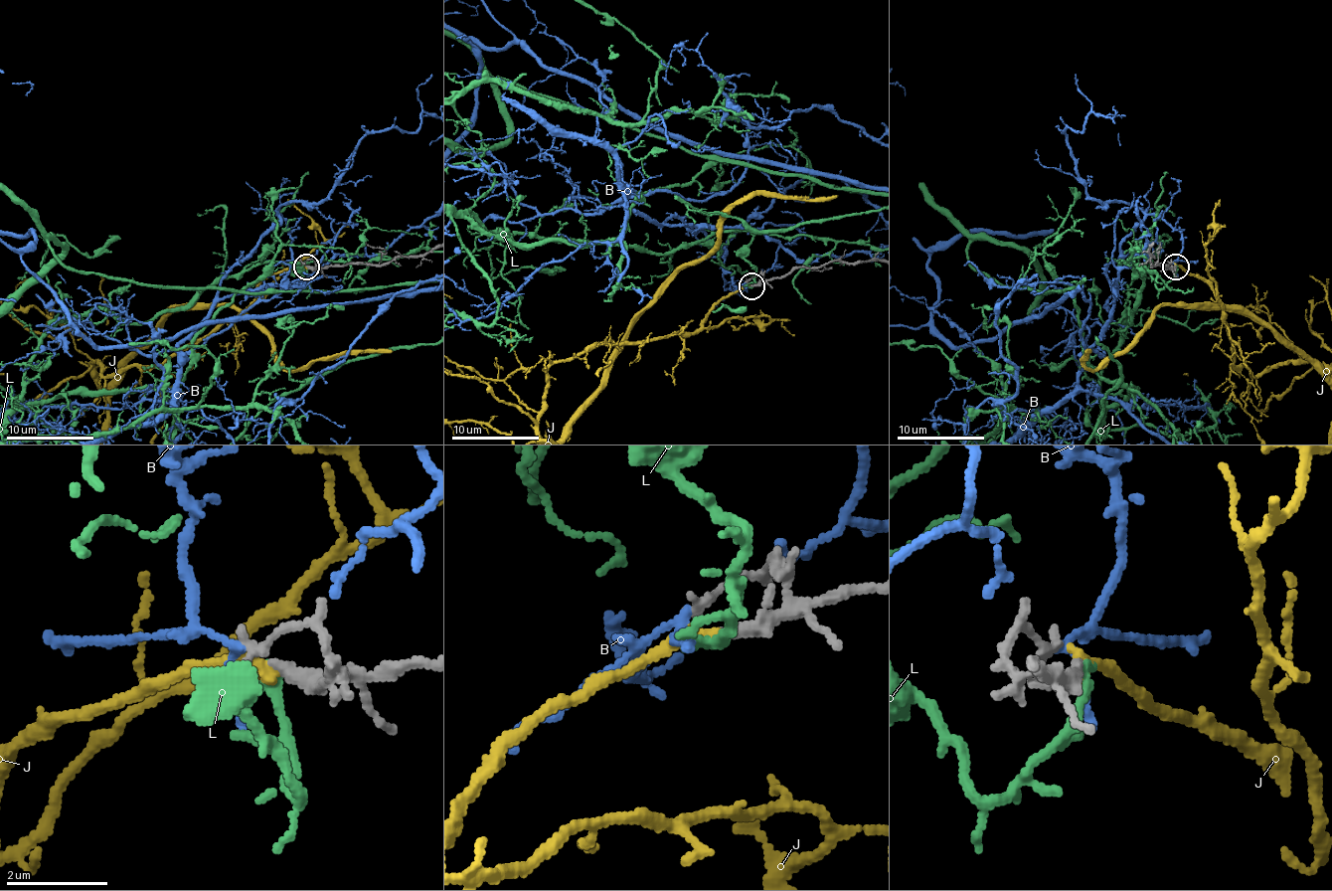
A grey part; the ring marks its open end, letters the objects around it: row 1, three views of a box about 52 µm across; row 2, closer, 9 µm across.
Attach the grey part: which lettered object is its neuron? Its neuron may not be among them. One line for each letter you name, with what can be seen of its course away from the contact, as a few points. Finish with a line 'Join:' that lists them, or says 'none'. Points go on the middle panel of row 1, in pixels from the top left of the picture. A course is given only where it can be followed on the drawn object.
Join: J

